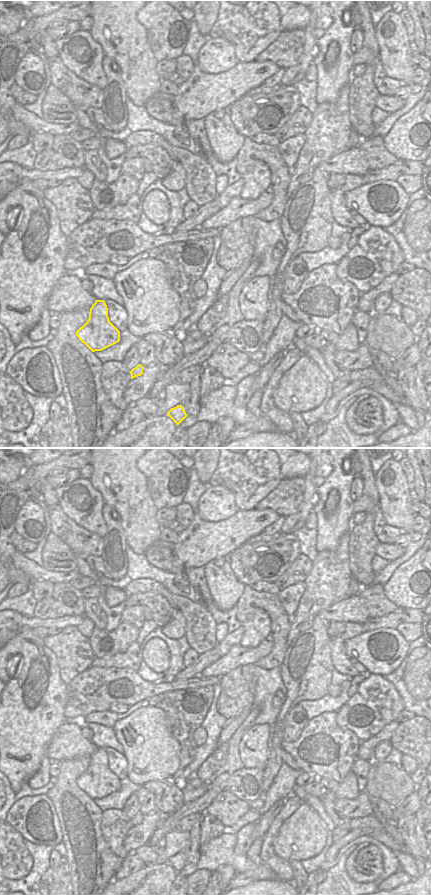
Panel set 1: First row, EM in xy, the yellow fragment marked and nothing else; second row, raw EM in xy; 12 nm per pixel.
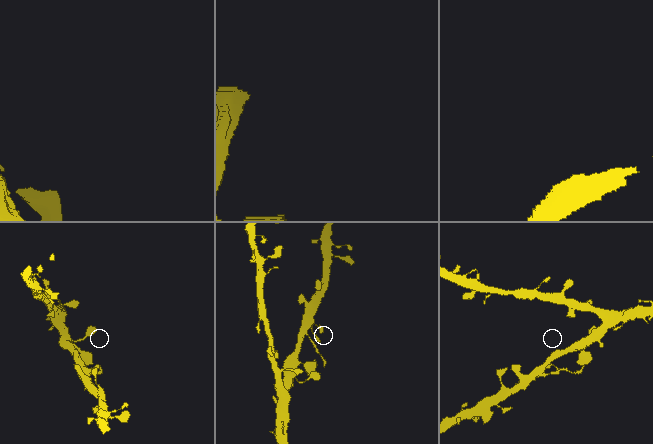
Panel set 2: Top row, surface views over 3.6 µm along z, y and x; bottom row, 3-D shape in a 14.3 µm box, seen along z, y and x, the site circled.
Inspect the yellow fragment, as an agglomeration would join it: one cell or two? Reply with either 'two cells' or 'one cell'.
two cells

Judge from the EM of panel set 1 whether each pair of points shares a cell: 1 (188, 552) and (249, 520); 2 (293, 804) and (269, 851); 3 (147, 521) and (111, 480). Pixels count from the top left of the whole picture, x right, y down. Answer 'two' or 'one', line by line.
1: one
2: one
3: one

